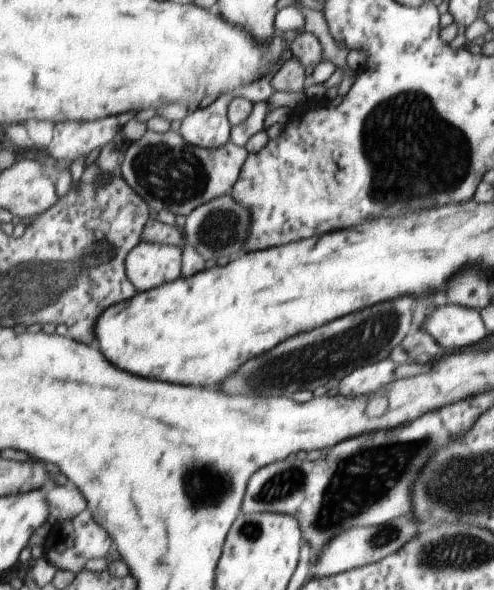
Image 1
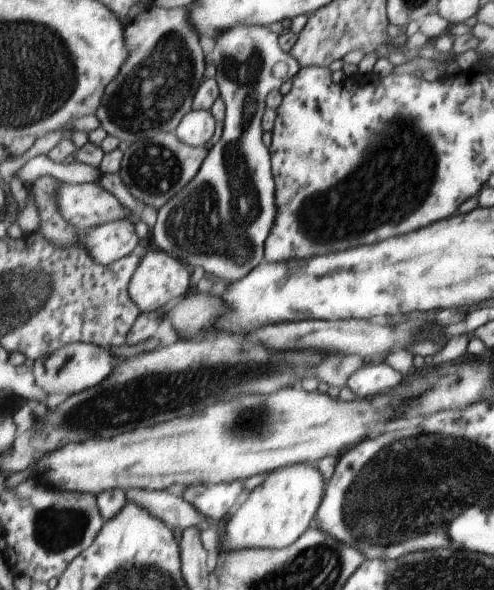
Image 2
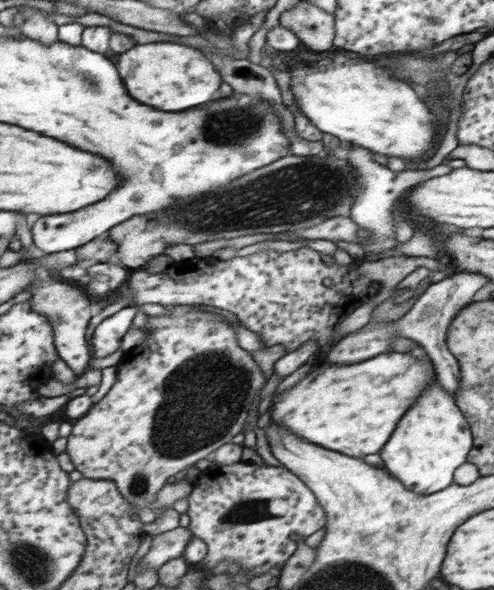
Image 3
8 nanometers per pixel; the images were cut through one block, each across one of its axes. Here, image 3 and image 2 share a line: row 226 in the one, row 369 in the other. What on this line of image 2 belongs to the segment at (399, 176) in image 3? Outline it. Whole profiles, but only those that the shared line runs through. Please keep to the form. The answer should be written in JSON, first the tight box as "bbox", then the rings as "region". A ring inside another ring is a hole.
{"bbox":[346,362,402,399],"region":[[[382,362],[376,366],[360,367],[347,380],[346,386],[356,398],[366,399],[388,392],[400,382],[402,382],[402,374],[396,372],[386,362]]]}

